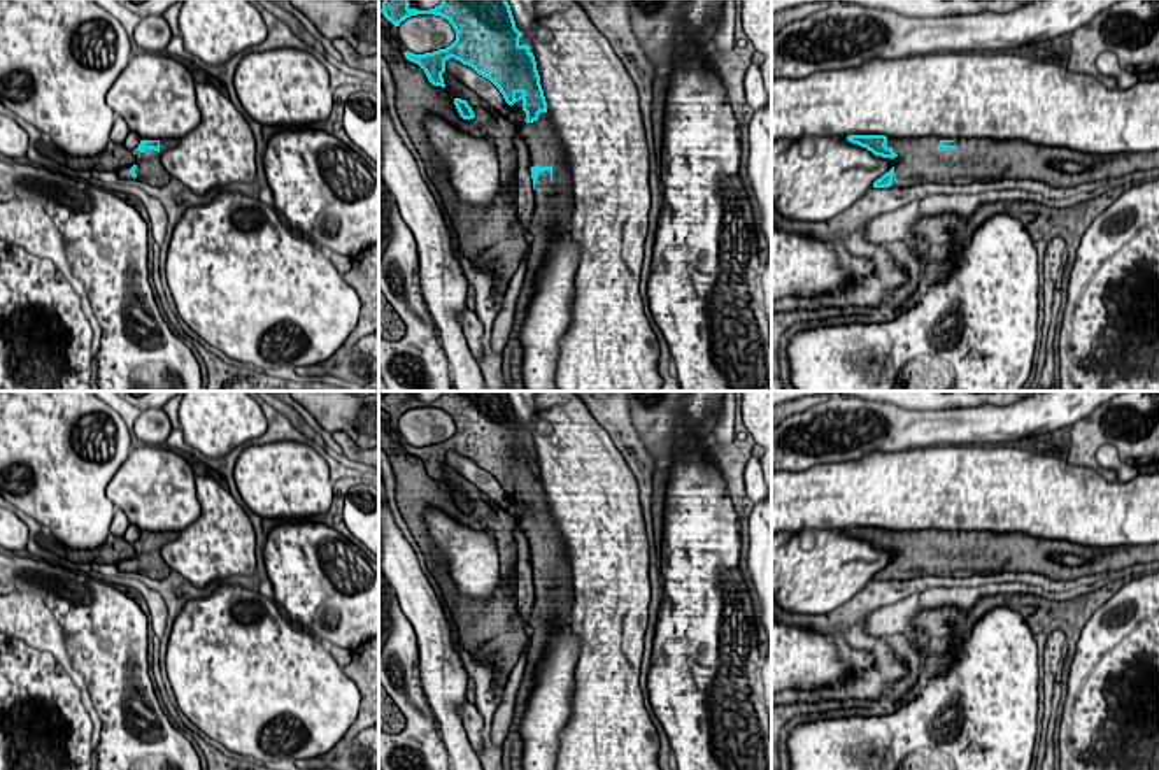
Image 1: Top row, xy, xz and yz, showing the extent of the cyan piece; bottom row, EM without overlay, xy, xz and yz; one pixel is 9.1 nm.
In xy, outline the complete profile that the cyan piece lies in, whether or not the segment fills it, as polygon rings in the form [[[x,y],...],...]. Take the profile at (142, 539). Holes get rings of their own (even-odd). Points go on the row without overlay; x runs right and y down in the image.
[[[142,531],[133,544],[135,558],[130,561],[132,570],[151,579],[167,579],[172,570],[161,558],[161,547],[177,537],[179,531]]]

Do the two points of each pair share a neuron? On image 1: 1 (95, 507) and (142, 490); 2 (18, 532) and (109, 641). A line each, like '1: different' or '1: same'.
1: different
2: different

